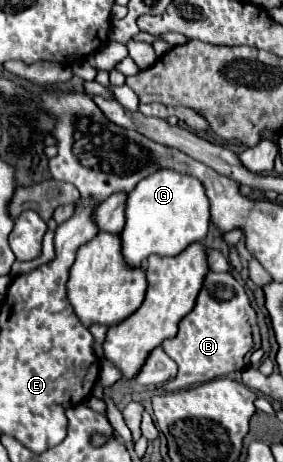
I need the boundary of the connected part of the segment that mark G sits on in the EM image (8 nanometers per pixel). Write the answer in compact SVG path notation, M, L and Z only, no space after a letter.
M160 169L142 179L126 199L126 225L120 233L122 257L130 269L142 265L150 255L174 257L188 245L206 237L210 225L210 203L196 177Z

